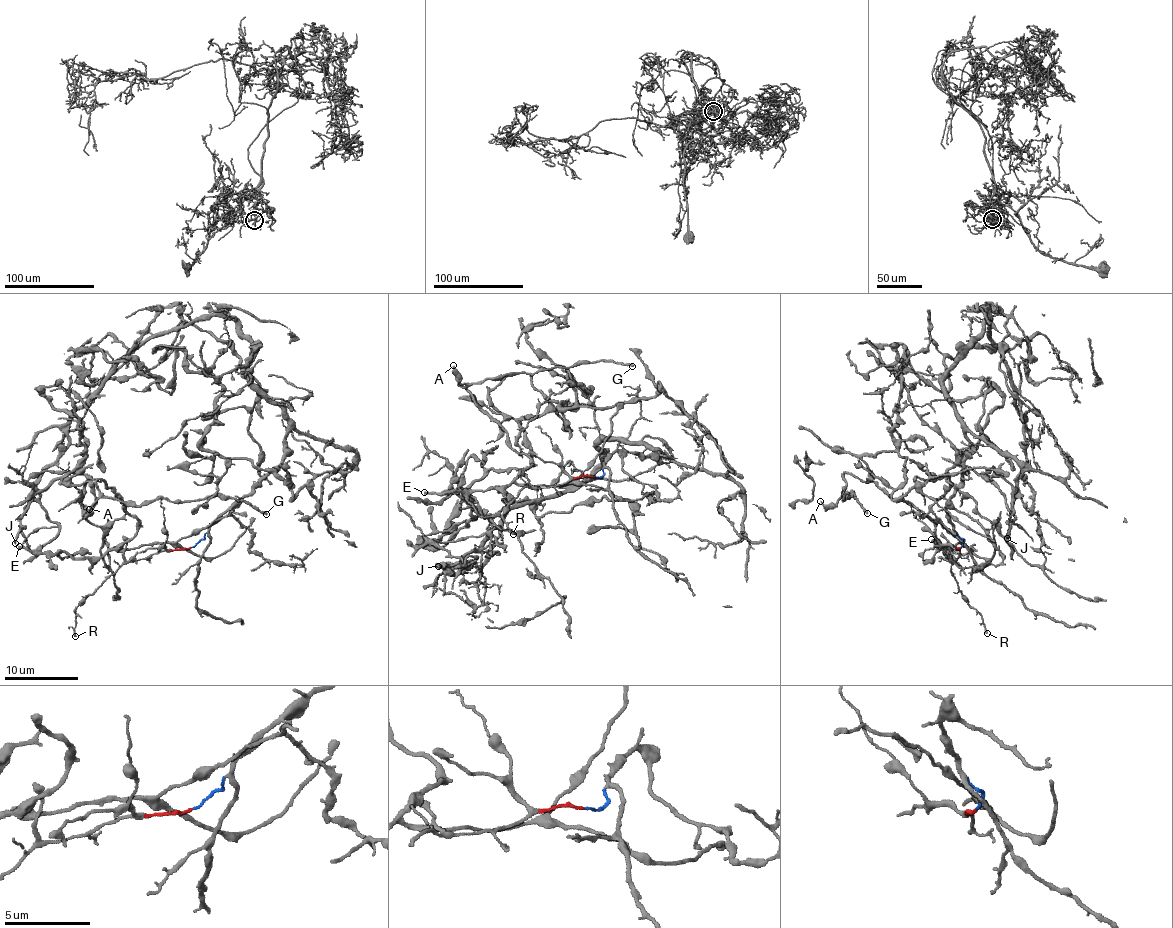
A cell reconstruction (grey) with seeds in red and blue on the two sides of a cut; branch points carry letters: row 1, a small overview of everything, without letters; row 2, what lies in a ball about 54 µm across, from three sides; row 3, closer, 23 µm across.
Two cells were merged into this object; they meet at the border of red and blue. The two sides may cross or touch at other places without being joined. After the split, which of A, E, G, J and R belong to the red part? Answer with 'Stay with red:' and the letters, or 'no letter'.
Stay with red: A, E, G, R

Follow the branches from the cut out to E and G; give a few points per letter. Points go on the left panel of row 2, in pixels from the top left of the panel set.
E: (191, 546), (128, 561), (114, 549), (109, 549), (101, 556), (71, 558), (64, 552), (28, 551), (19, 545)
G: (191, 546), (126, 560), (124, 541), (138, 521), (97, 481), (107, 496), (137, 506), (220, 496), (266, 514)

